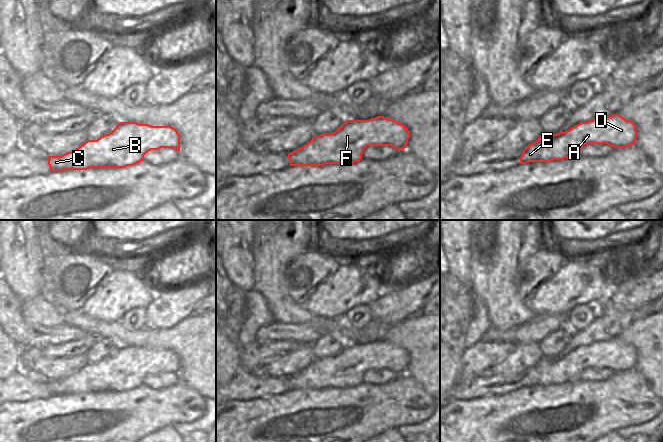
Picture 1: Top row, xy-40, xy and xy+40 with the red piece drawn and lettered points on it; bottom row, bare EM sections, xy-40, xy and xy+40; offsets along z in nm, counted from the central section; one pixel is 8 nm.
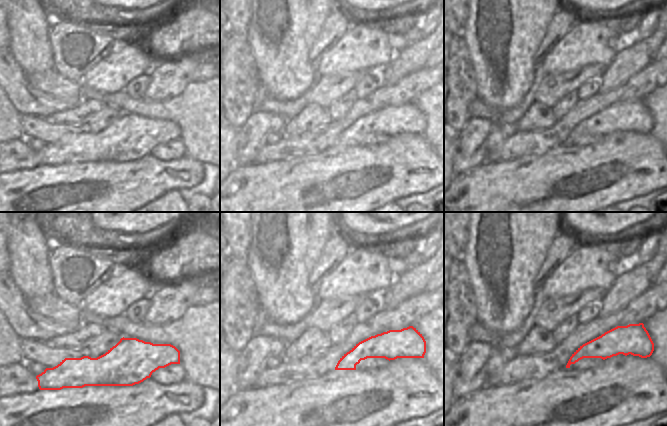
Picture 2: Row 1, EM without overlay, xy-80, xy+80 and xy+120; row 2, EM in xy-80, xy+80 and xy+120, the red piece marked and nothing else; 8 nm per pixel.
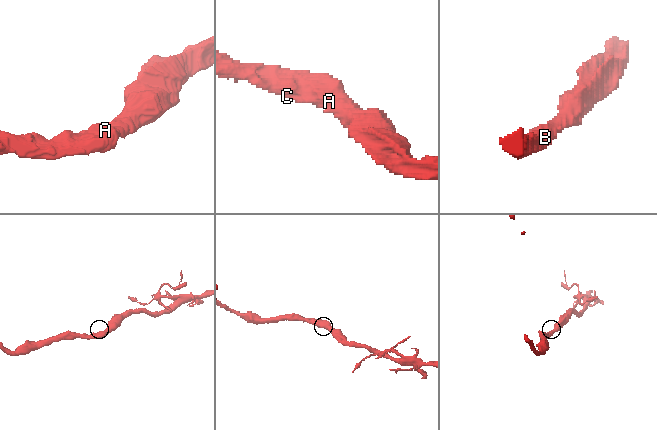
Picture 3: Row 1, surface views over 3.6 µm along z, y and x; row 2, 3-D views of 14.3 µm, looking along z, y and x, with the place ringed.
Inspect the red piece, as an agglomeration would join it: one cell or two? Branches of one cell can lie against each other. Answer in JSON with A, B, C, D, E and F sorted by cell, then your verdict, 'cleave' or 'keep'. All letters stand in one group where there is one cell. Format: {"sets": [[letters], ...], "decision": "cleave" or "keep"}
{"sets": [["A", "B", "C", "D", "E", "F"]], "decision": "keep"}

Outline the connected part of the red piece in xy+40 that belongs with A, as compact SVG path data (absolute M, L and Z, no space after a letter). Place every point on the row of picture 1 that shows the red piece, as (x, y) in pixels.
M619 114L581 122L565 132L543 134L527 146L520 164L577 158L587 144L607 144L625 148L636 144L636 125Z

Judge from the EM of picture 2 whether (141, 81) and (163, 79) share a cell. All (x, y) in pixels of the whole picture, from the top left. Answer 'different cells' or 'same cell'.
different cells

